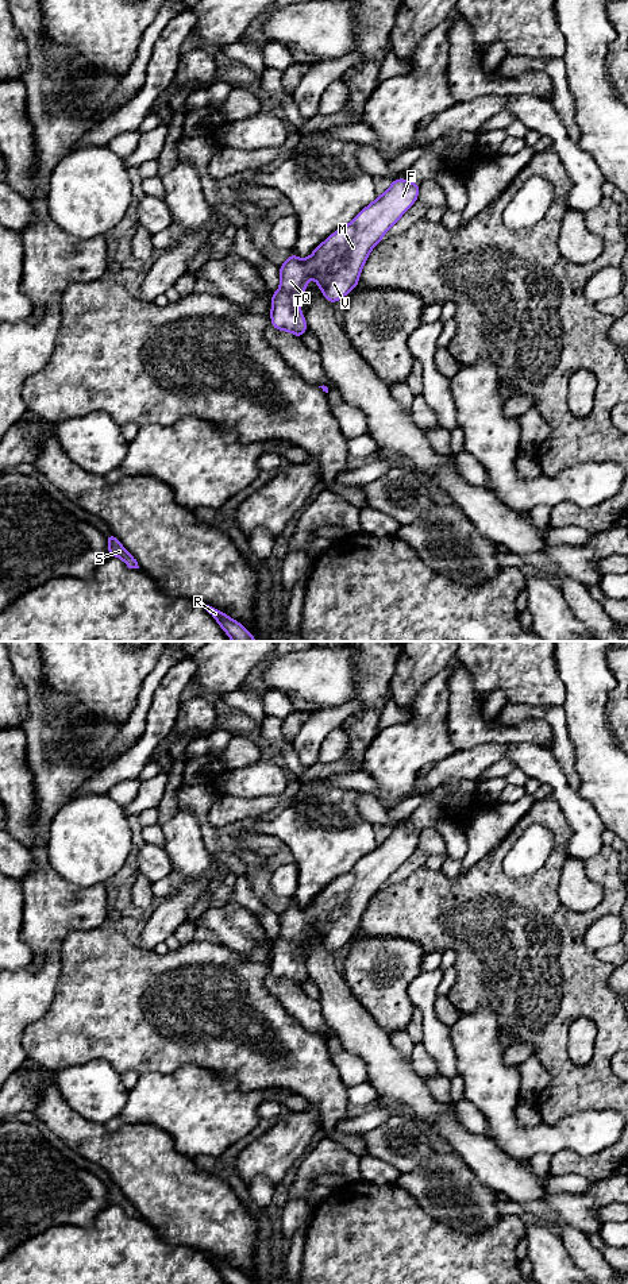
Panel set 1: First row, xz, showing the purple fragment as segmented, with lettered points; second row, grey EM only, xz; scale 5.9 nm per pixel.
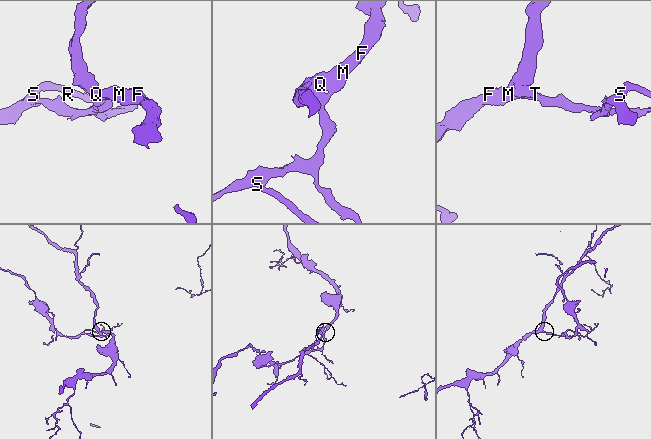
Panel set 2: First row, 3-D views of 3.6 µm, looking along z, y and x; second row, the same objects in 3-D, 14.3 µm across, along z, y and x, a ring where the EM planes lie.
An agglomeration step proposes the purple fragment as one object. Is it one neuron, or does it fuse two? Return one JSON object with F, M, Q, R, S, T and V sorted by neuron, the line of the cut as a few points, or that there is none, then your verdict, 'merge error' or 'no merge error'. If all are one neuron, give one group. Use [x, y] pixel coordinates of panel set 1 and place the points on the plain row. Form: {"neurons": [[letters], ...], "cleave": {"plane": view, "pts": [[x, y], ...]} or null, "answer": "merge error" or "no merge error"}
{"neurons": [["F", "M", "Q", "R", "S", "T", "V"]], "cleave": null, "answer": "no merge error"}

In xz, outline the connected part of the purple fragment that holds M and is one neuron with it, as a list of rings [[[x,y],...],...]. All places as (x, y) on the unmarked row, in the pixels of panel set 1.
[[[397,826],[347,874],[320,891],[305,909],[293,899],[280,914],[280,937],[270,942],[273,976],[297,986],[308,979],[301,963],[301,945],[311,924],[331,952],[354,938],[370,899],[417,849],[419,838],[420,832]]]

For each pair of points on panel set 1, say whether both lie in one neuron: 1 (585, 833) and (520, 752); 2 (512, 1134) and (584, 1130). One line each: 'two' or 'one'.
1: one
2: one

